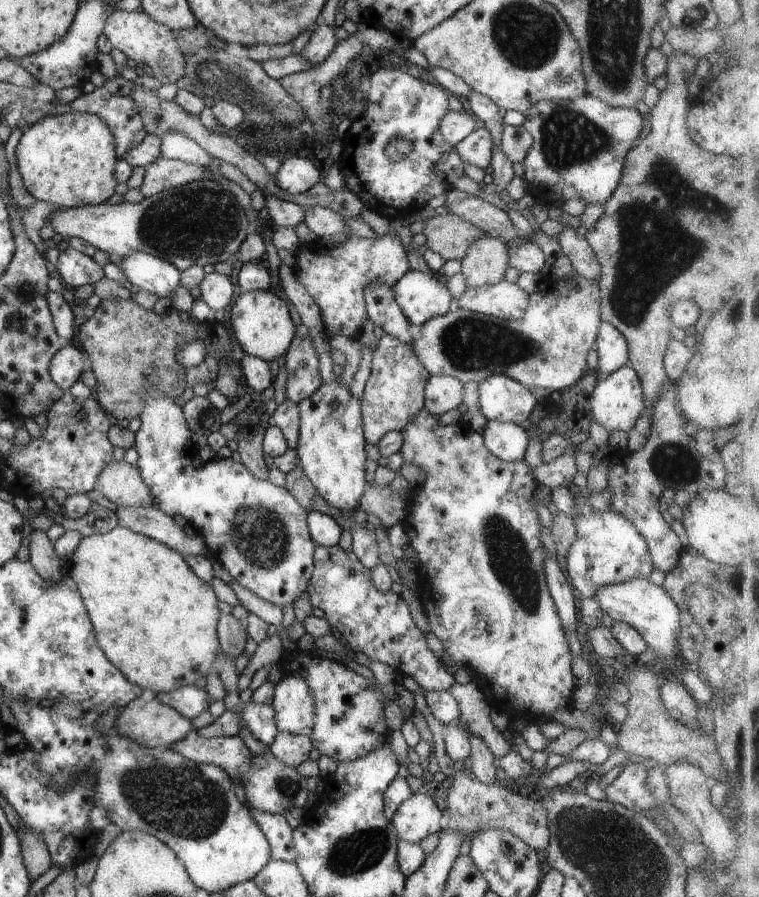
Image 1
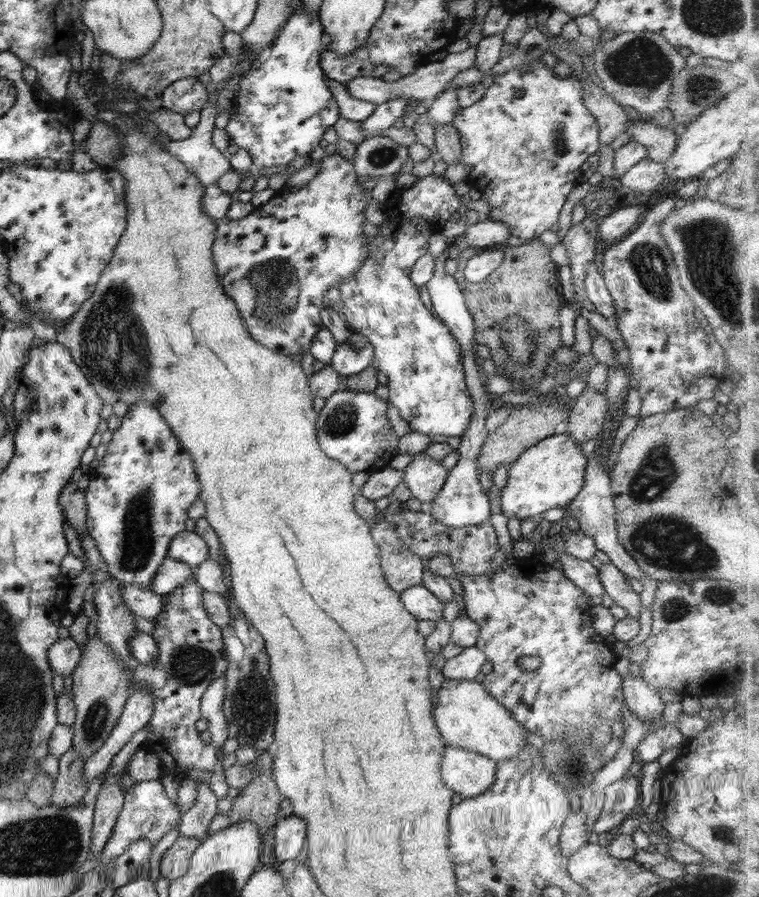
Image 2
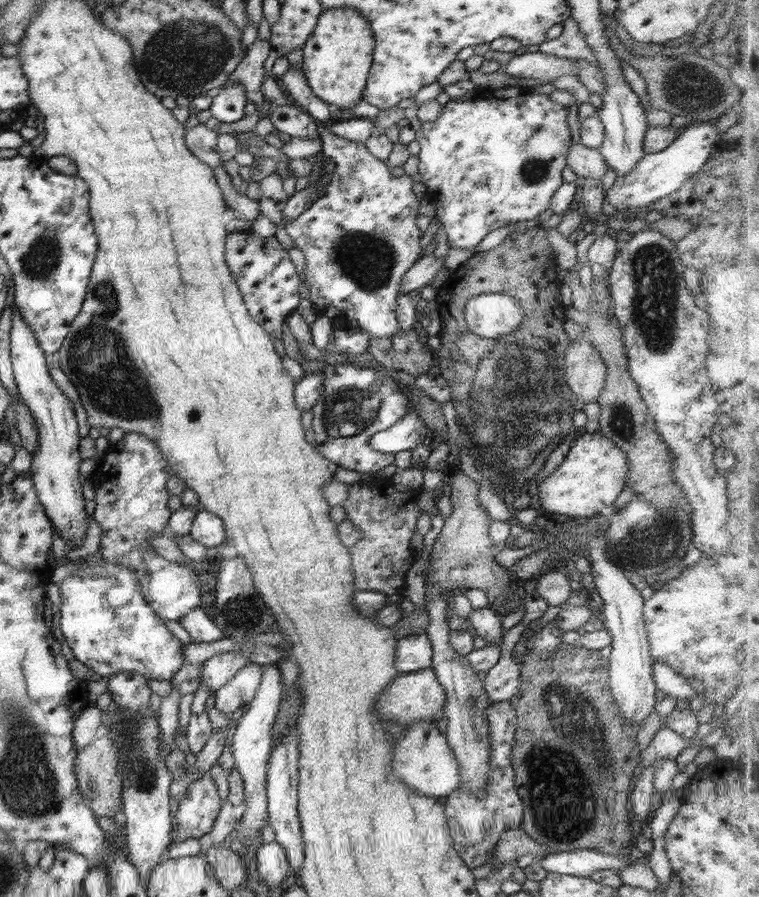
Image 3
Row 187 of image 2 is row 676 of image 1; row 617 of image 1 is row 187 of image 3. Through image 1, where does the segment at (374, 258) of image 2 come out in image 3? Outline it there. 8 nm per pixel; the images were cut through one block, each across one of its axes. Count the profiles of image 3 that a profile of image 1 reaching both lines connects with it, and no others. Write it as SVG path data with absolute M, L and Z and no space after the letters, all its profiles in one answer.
M329 124L321 125L324 128L324 132L320 134L321 139L321 152L327 156L336 167L334 172L327 172L328 176L325 182L325 186L321 192L321 196L312 203L312 206L305 210L300 216L290 220L288 224L284 224L284 230L288 233L288 236L294 241L294 246L301 250L305 256L305 269L302 275L302 283L307 285L310 289L310 301L314 303L313 307L316 309L318 316L327 316L331 320L350 320L359 324L359 329L368 332L370 338L388 338L398 335L400 332L398 322L396 321L393 310L397 306L397 298L400 296L400 283L402 283L402 276L409 271L409 268L414 266L414 263L420 258L419 254L422 251L420 246L420 238L423 236L420 228L416 224L416 218L420 215L419 201L412 190L412 184L414 179L410 175L402 175L396 177L391 173L389 166L382 162L379 158L376 158L365 146L364 143L358 143L352 140L346 140L341 136L336 136L330 132Z

